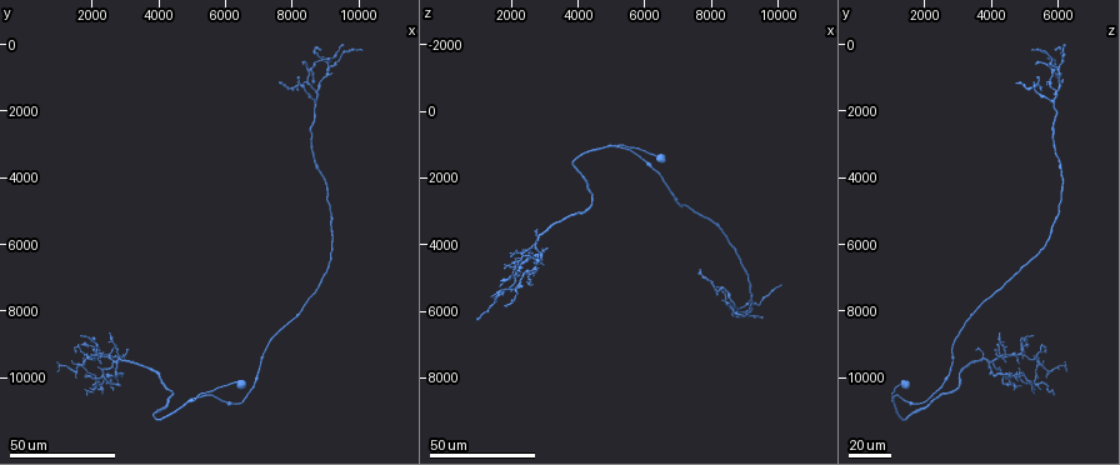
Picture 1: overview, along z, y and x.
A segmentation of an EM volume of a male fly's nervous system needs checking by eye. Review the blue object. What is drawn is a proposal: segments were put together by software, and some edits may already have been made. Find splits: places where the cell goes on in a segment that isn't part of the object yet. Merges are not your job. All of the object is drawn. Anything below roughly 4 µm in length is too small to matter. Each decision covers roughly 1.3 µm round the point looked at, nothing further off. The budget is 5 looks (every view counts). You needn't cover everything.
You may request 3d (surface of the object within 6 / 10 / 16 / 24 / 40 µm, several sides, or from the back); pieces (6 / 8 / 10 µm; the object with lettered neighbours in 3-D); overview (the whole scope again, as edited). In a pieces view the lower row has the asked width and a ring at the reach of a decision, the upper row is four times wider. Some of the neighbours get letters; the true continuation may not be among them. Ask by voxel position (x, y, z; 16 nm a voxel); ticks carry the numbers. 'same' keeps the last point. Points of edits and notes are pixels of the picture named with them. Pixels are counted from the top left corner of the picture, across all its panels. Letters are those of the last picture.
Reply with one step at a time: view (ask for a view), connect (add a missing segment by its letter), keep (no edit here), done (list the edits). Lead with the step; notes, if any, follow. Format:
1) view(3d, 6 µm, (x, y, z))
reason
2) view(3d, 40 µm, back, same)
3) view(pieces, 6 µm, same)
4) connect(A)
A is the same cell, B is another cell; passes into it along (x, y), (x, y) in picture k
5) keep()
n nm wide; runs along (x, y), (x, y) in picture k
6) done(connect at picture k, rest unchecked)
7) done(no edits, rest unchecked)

view(3d, 24 µm, (2700, 10100, 4700))
branch stops here

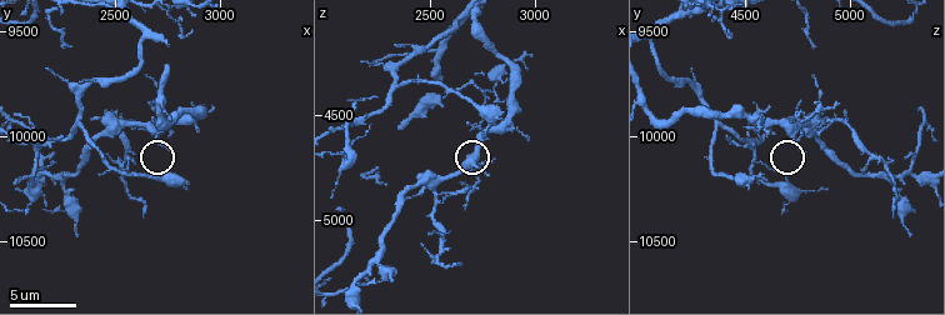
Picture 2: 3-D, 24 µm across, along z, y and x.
view(pieces, 10 µm, (2750, 10200, 4600))
see the neighbours

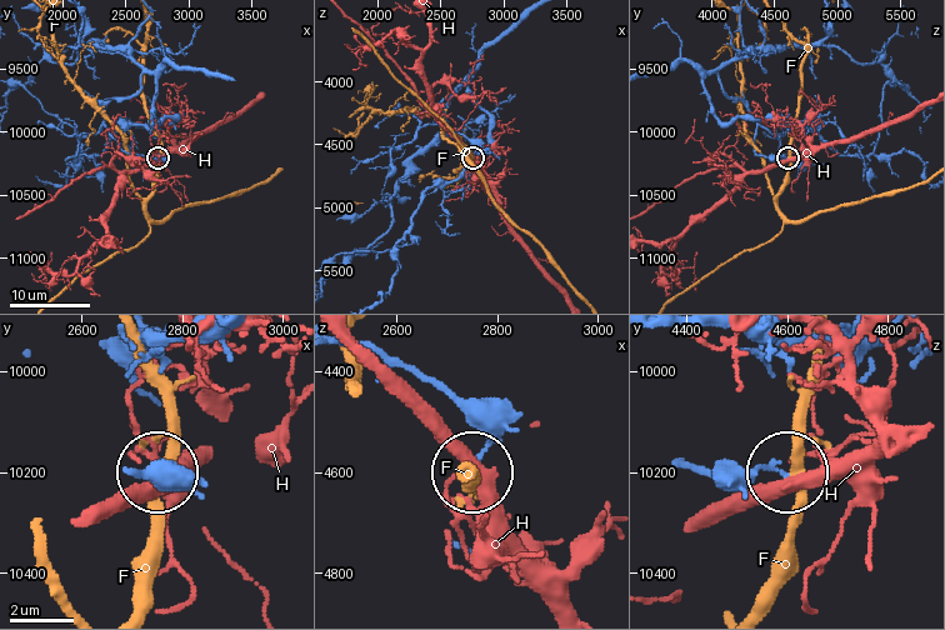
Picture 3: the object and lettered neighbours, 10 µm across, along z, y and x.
keep()
F and H are other cells; no lettered segment goes on from it

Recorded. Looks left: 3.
view(3d, 40 µm, (10100, 200, 5300))

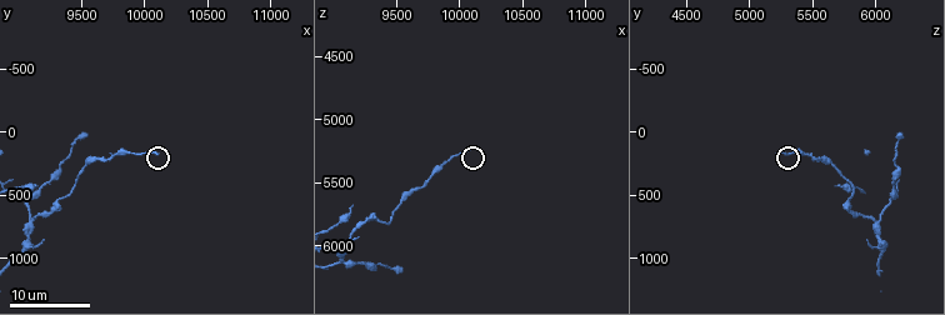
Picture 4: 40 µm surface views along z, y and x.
view(pieces, 10 µm, (10120, 180, 5200))

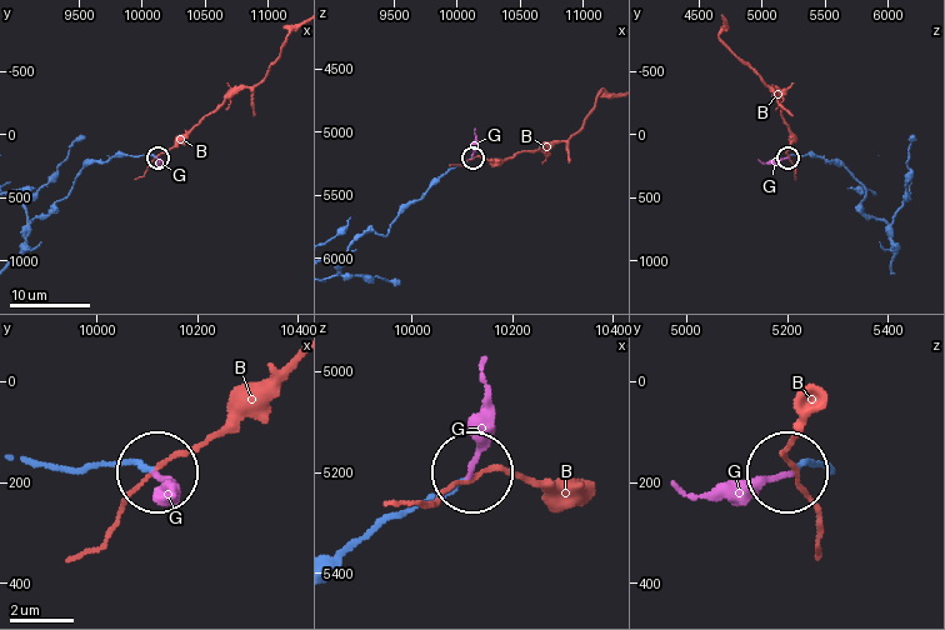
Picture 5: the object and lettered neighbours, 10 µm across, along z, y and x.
connect(G)
G is the same cell, B is another cell; passes into it along (833, 466), (798, 466), (699, 495), (676, 485) in picture 5; the cell continues

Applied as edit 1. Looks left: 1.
done(connect at picture 5, rest unchecked)

